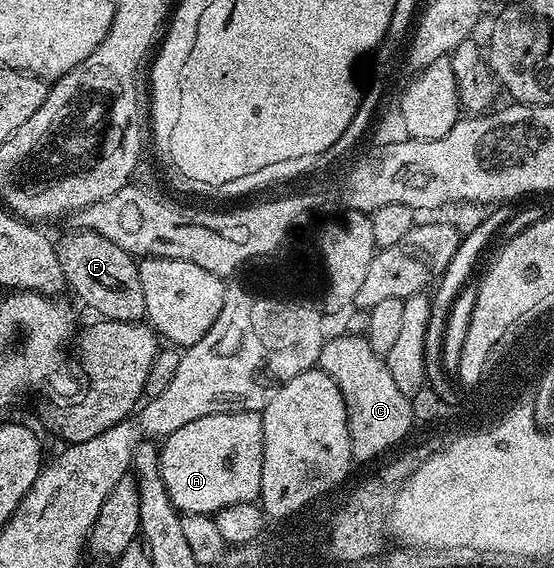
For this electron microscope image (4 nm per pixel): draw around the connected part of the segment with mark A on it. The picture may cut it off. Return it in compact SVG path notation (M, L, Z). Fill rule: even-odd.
M229 411L188 421L176 433L165 436L158 464L166 492L179 512L213 516L237 503L253 503L262 494L262 416L256 411Z

